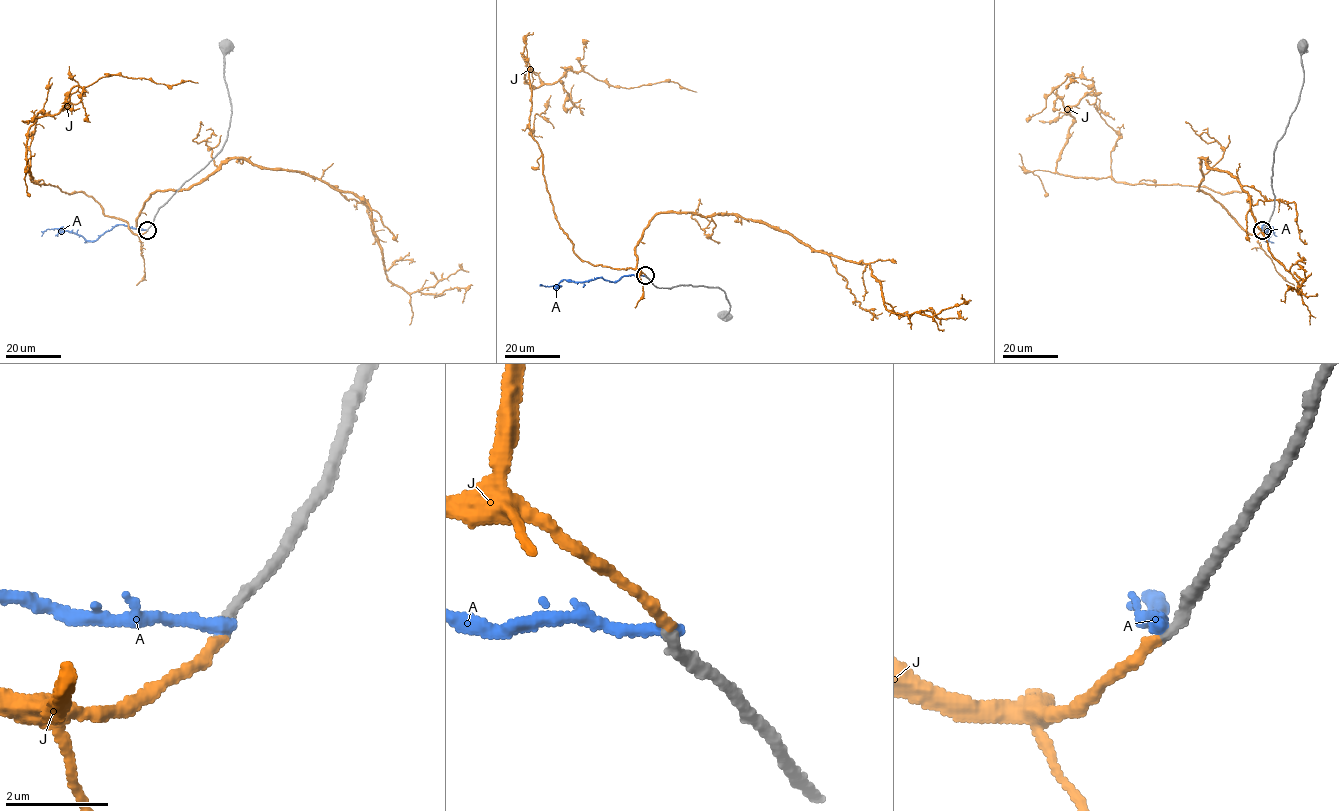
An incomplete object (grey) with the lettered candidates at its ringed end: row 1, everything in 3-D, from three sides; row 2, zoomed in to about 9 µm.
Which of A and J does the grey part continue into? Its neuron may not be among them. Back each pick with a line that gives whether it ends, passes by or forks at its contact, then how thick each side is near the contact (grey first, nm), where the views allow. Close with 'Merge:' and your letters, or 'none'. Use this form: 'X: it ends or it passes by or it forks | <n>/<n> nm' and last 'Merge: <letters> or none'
J: it ends | 220/220 nm
Merge: J

